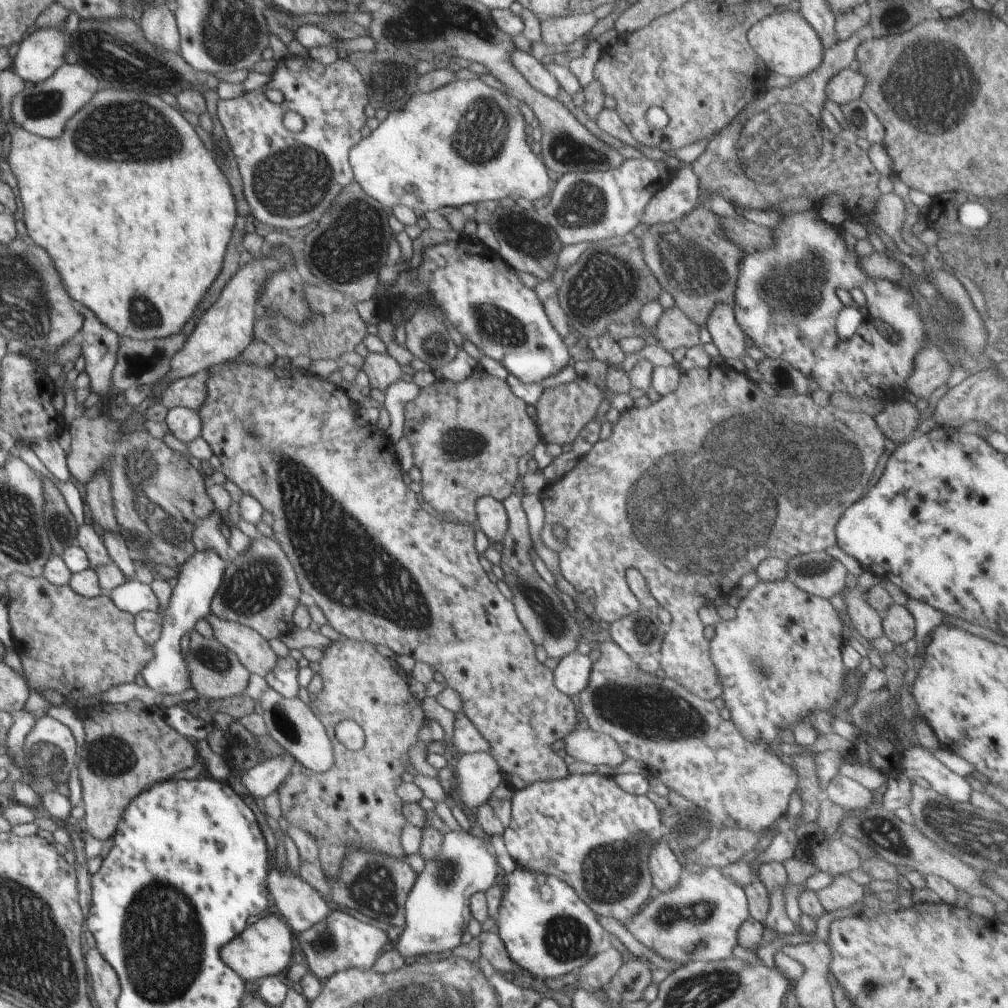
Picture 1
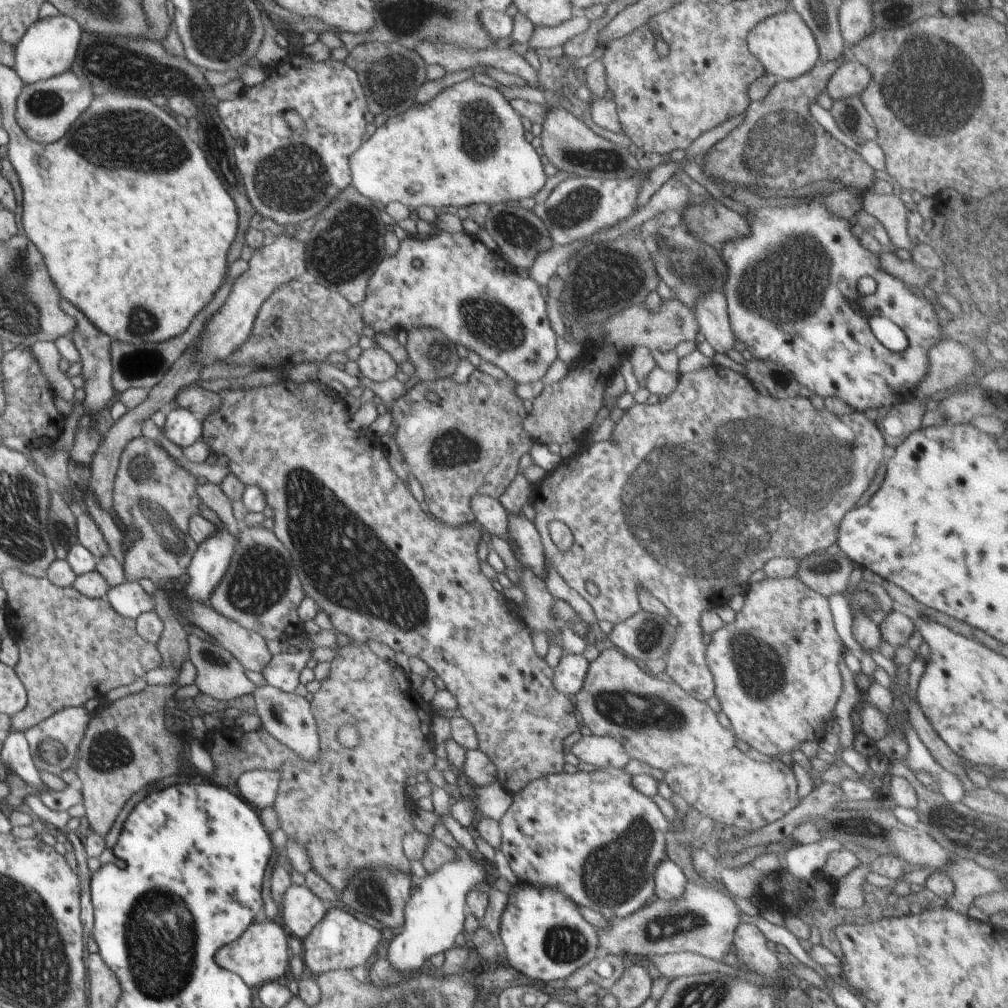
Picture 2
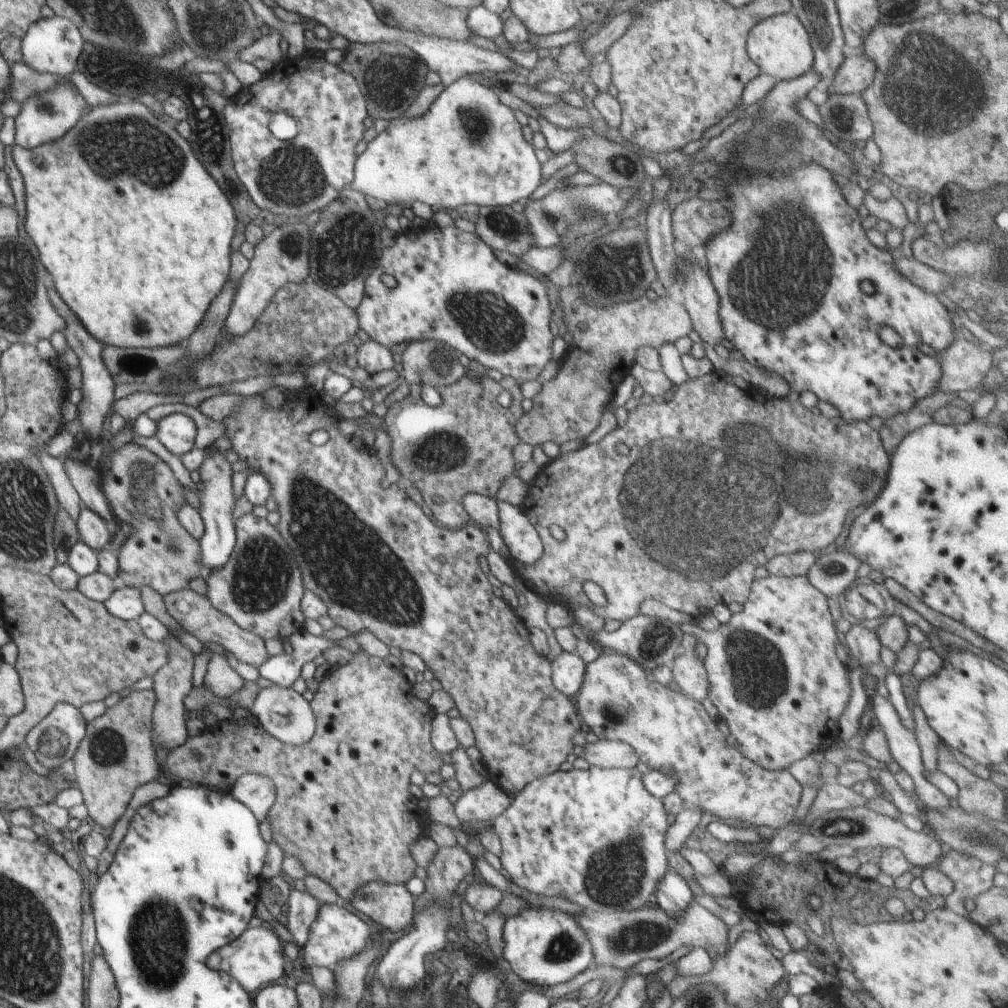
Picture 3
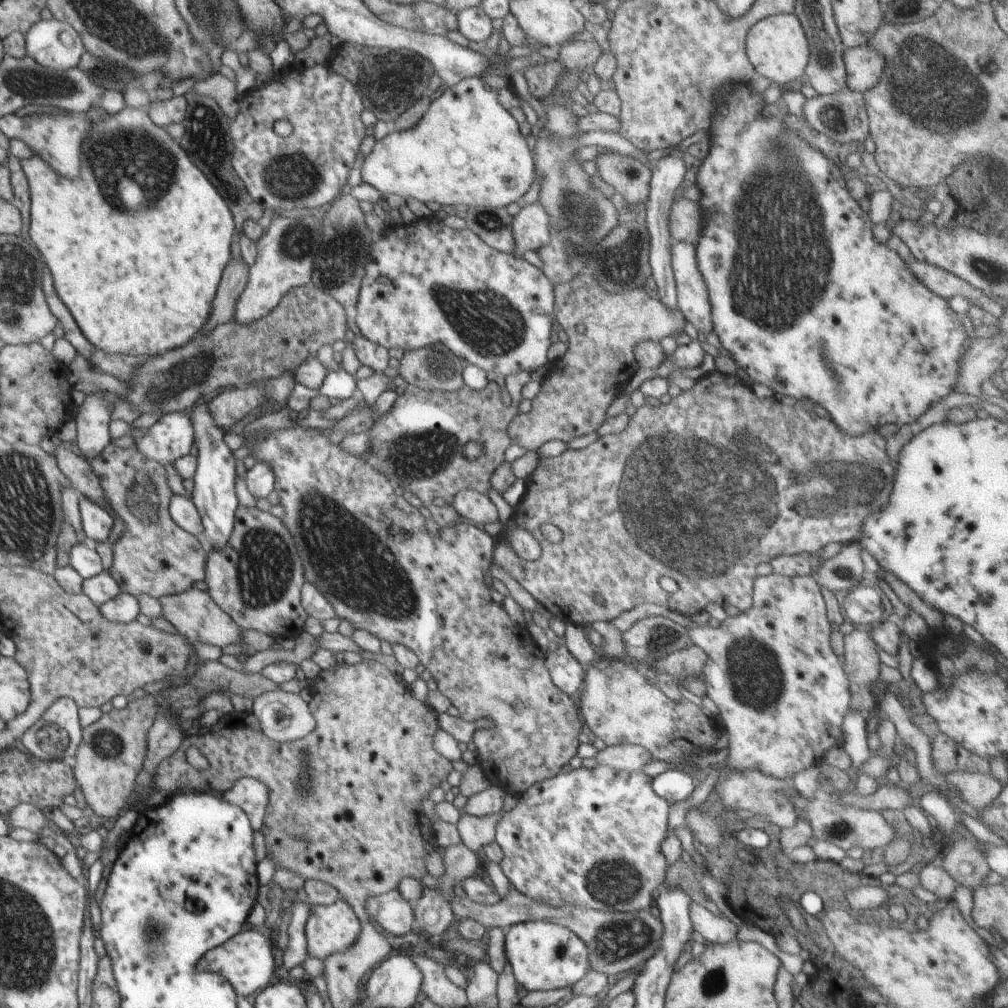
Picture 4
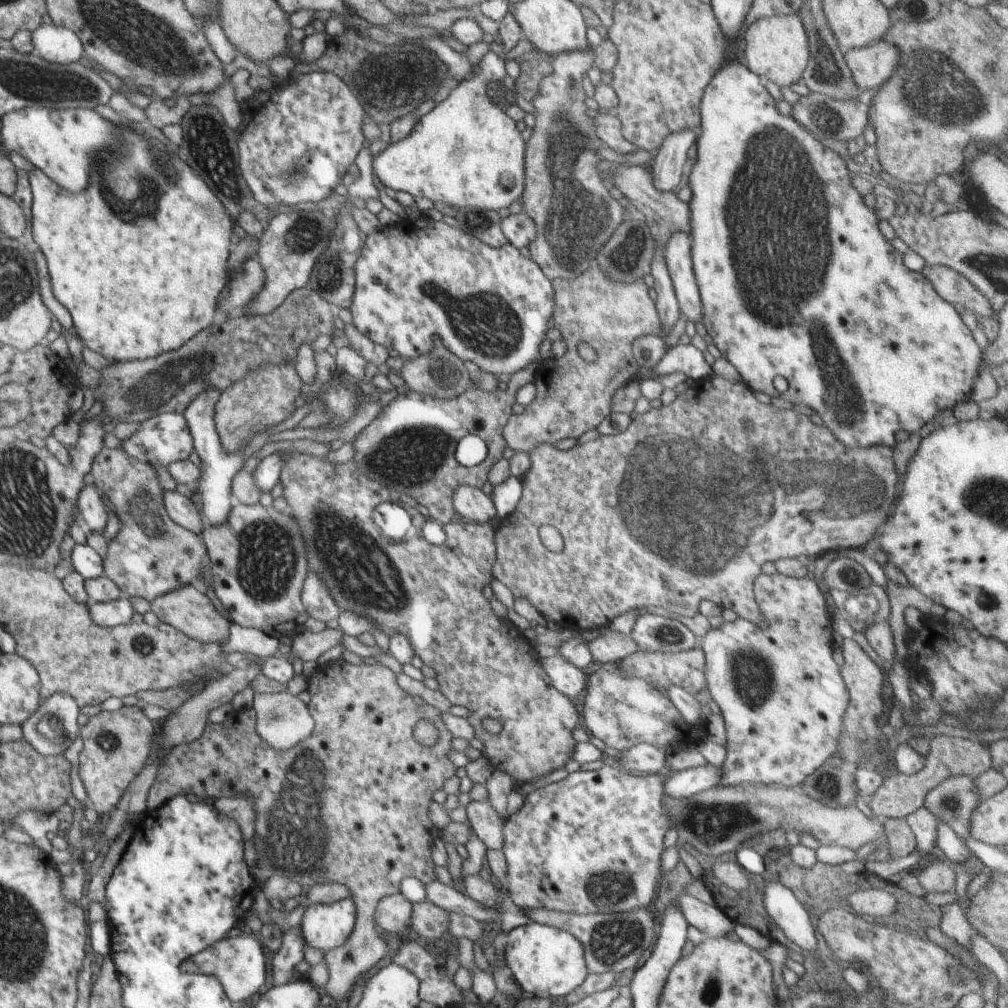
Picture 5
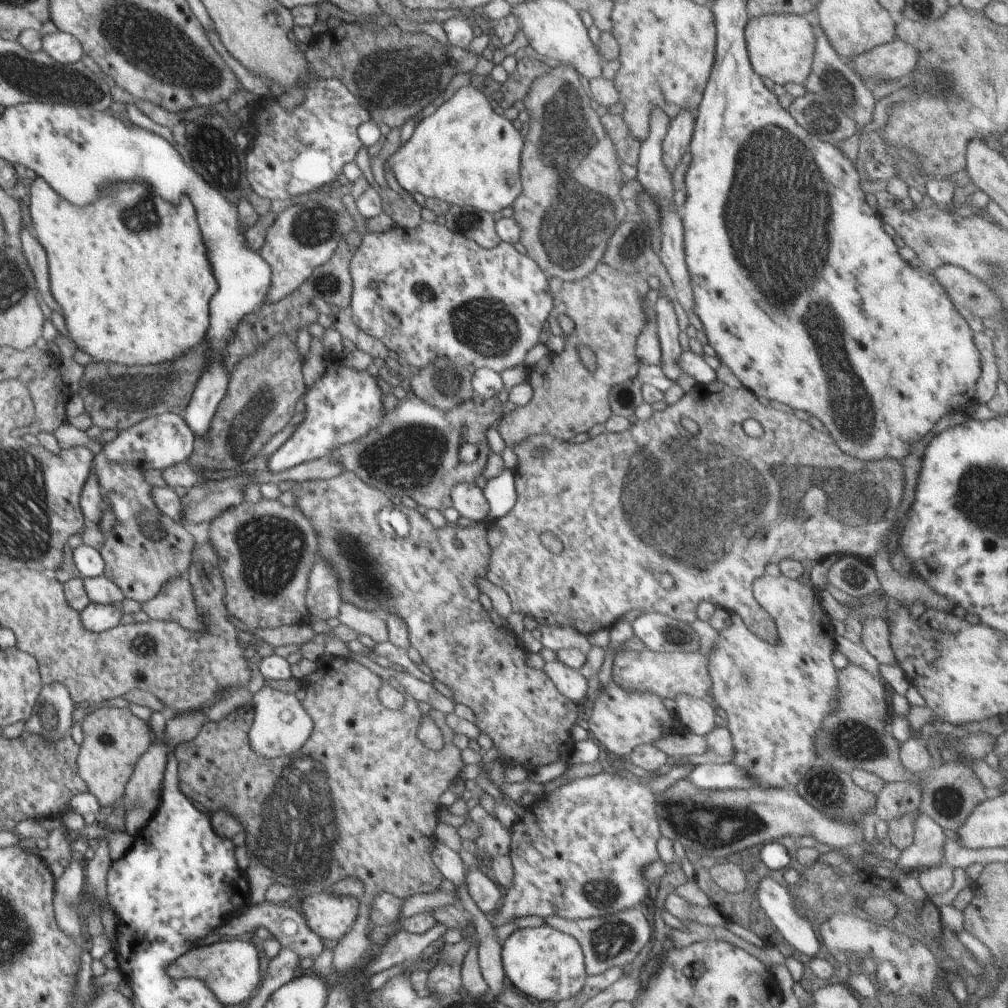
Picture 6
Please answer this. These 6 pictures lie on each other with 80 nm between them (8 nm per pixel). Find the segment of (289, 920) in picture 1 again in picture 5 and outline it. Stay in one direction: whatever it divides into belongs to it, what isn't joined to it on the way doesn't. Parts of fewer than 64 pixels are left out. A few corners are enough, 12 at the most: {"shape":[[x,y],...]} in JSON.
{"shape":[[295,927],[272,958],[273,986],[297,976],[304,938]]}

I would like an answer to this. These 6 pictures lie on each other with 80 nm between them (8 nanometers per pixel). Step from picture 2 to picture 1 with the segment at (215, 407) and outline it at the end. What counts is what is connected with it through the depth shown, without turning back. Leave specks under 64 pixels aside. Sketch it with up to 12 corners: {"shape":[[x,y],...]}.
{"shape":[[198,376],[174,380],[156,397],[168,410],[198,412],[207,399]]}

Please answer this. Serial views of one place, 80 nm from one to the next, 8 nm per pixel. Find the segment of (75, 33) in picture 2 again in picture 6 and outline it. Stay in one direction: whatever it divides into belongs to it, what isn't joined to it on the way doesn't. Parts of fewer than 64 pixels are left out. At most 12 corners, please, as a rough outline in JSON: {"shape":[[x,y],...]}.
{"shape":[[71,34],[43,36],[42,50],[56,62],[80,61],[83,46]]}

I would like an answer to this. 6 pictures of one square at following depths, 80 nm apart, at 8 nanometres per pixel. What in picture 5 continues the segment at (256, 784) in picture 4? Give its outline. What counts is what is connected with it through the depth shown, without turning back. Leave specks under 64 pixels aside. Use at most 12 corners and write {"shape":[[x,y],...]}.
{"shape":[[222,797],[212,804],[237,820],[244,842],[252,840],[256,818],[248,798]]}

